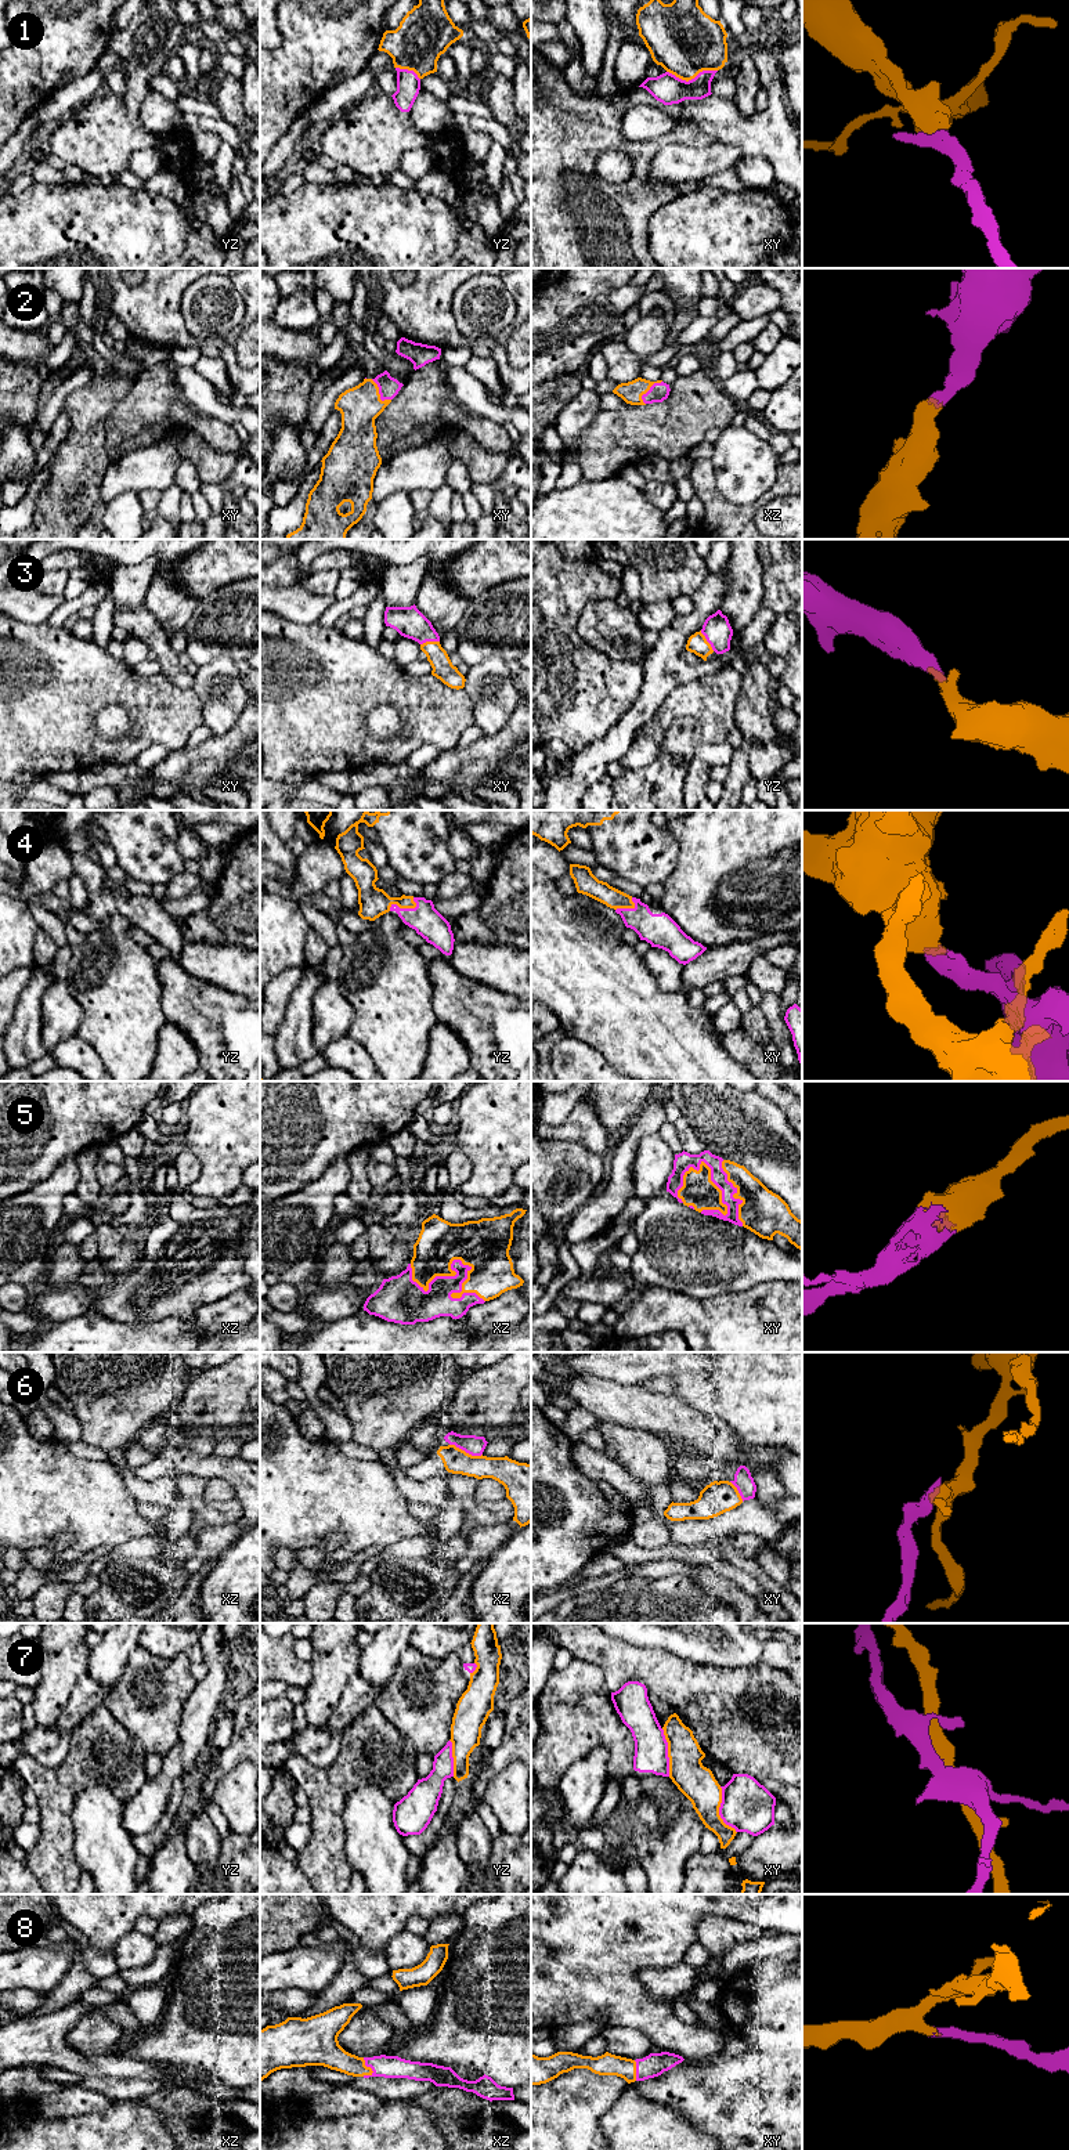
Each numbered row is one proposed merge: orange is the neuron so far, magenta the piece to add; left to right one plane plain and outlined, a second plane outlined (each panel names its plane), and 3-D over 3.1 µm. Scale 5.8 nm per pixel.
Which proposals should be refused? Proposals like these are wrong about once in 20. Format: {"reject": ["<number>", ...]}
{"reject": ["6", "7"]}

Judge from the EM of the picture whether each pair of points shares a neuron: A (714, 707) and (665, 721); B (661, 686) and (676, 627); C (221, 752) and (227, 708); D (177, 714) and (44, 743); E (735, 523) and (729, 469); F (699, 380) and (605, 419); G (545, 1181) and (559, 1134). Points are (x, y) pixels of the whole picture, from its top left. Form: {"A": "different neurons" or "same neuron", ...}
{"A": "same neuron", "B": "same neuron", "C": "different neurons", "D": "same neuron", "E": "different neurons", "F": "same neuron", "G": "different neurons"}

